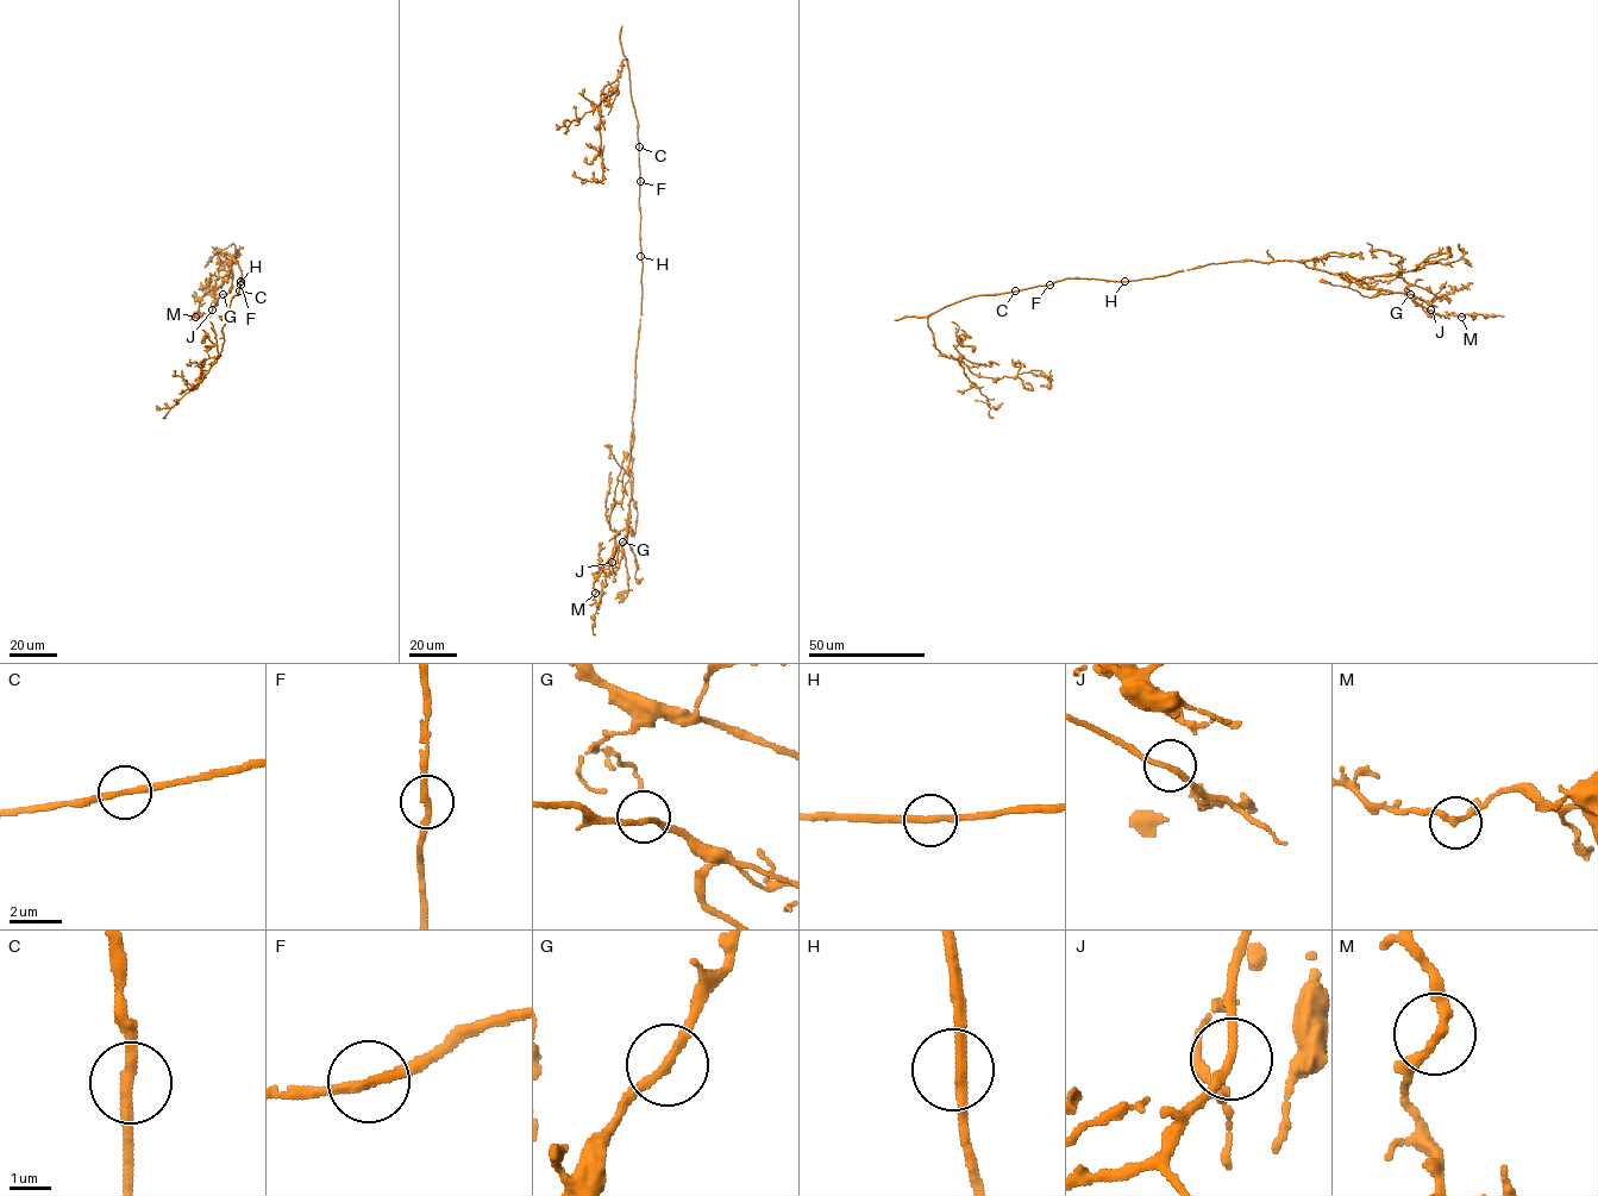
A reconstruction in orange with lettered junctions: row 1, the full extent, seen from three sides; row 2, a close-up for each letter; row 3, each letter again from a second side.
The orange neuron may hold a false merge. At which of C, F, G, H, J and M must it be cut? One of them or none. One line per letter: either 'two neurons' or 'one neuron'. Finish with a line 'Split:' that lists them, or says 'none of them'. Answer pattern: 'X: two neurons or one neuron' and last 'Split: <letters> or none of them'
C: one neuron
F: one neuron
G: one neuron
H: one neuron
J: one neuron
M: one neuron
Split: none of them

